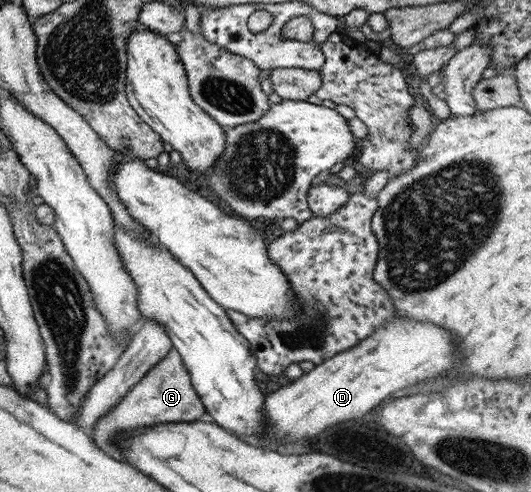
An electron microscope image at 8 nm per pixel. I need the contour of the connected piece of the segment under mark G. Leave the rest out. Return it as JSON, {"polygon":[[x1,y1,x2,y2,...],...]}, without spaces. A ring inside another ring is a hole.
{"polygon":[[170,349,136,385,132,386,127,395,96,421,92,428,92,440,103,453,124,463,123,456,115,446,115,436,125,431,118,430,134,430,160,423,192,422,204,412,204,405,190,384,189,372,184,368,176,350]]}

